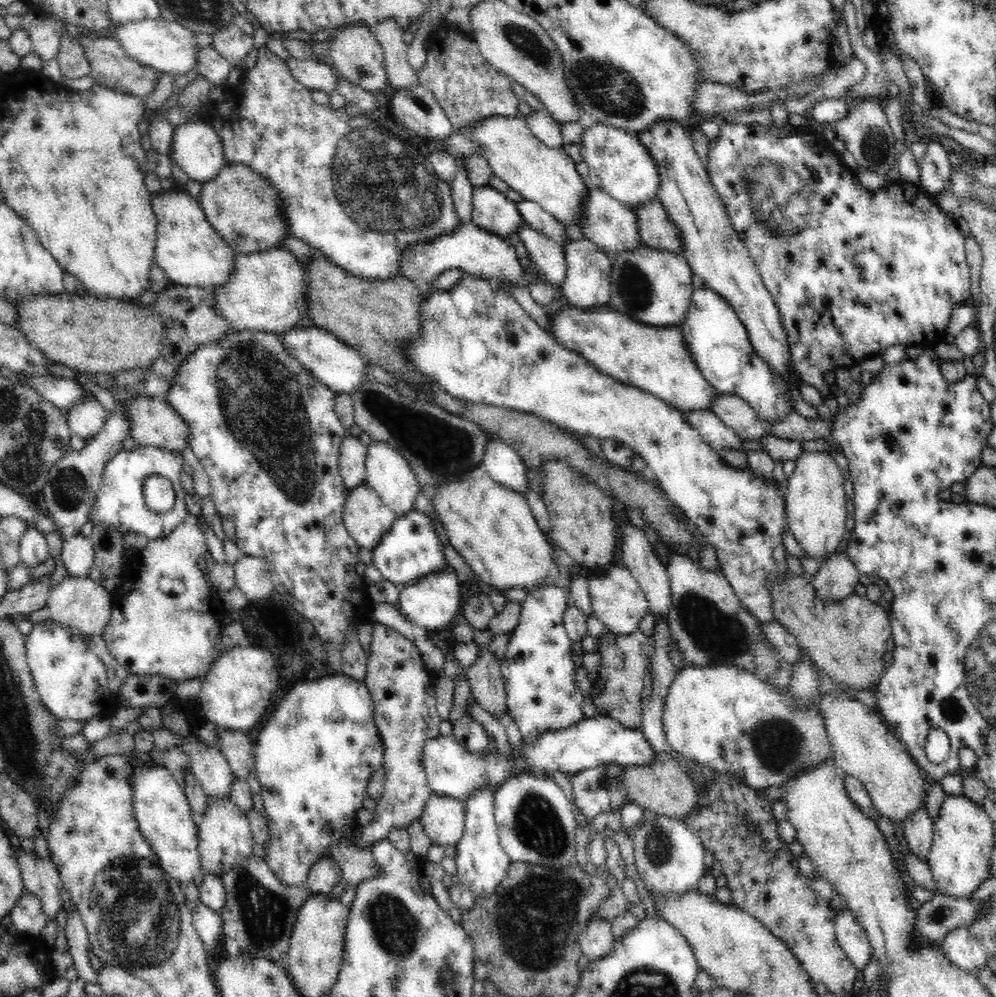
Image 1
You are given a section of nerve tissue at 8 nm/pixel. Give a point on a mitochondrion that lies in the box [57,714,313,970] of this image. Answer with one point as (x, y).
(266, 914)

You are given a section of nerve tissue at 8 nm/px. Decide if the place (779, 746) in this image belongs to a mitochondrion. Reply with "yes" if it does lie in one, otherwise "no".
yes

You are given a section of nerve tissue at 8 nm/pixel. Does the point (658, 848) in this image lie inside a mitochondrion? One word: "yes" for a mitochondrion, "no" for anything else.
yes

